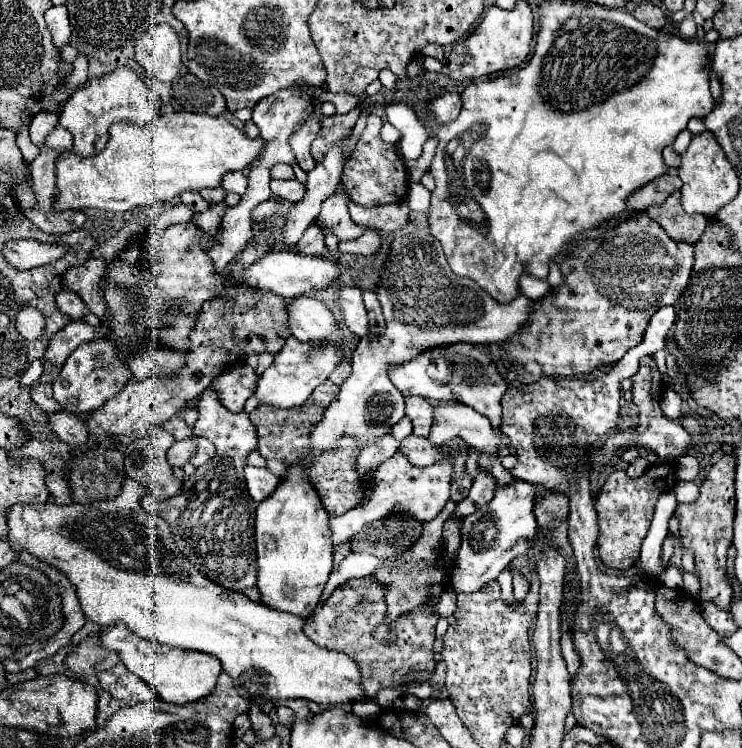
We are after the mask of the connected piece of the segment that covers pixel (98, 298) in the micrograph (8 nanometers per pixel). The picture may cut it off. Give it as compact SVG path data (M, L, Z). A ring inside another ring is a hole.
M88 258L82 266L76 268L68 268L64 272L62 278L62 286L70 288L74 292L78 292L78 296L88 304L90 312L106 318L108 310L106 310L106 300L102 294L102 280L104 280L104 272L108 270L108 260L104 258Z

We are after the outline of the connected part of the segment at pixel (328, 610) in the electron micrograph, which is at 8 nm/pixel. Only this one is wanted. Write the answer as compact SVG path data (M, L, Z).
M374 580L374 592L372 586L364 588L352 588L352 586L340 586L332 592L322 609L307 620L303 631L312 642L348 654L362 672L362 688L364 692L374 698L378 690L382 688L398 688L402 684L412 682L428 682L434 668L434 628L438 622L438 612L430 604L416 608L396 622L396 642L390 646L384 646L372 638L372 630L384 622L386 614L386 602L384 602L386 586Z

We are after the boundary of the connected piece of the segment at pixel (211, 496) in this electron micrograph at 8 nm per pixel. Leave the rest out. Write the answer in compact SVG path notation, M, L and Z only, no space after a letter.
M210 388L204 390L198 400L194 436L210 440L216 446L216 456L184 480L180 494L168 500L158 500L148 494L142 498L142 506L148 516L168 522L176 546L188 560L192 560L202 576L226 590L244 592L256 584L258 568L254 542L256 502L248 496L248 488L244 484L246 456L258 448L258 436L248 414L228 412L220 406L220 400L216 400L216 394Z

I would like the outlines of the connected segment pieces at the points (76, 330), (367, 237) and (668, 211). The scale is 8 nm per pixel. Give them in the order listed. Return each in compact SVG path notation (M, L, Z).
M72 320L62 332L58 332L52 340L52 344L48 344L48 360L52 360L52 364L62 366L64 360L84 342L90 342L96 338L96 330L86 324L84 320Z
M364 232L364 236L360 236L360 240L348 242L348 244L338 244L340 252L348 252L348 254L362 254L362 256L374 256L381 247L381 238L376 236L374 232Z
M678 190L672 192L662 206L650 208L648 216L652 220L656 220L668 232L670 238L690 242L690 244L698 242L698 238L702 236L702 232L708 224L708 220L704 216L698 216L698 214L688 216L686 212L682 212Z

